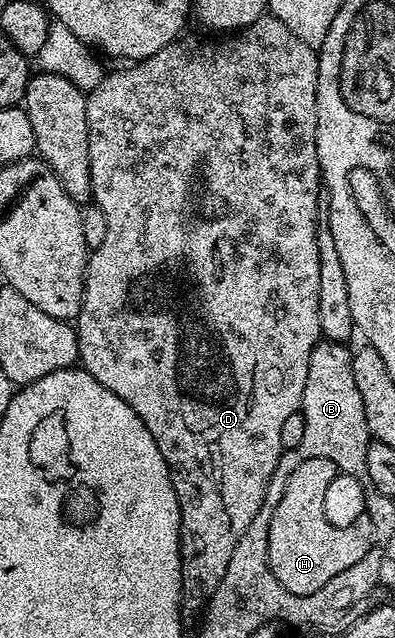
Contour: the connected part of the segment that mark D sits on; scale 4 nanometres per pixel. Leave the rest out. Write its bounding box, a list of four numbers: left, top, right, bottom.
[75,16,323,620]

